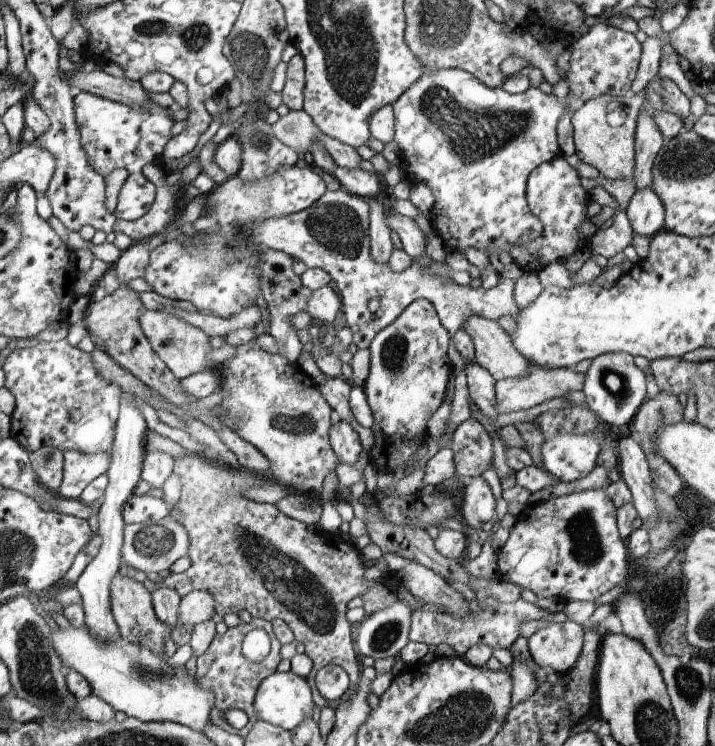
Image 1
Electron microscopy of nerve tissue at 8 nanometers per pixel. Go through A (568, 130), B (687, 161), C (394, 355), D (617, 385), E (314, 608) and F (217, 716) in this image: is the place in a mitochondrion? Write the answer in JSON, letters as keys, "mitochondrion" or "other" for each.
{"A":"other","B":"mitochondrion","C":"mitochondrion","D":"mitochondrion","E":"mitochondrion","F":"other"}

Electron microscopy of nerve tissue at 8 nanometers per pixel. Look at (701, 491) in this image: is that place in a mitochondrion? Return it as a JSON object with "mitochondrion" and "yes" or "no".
{"mitochondrion":"no"}

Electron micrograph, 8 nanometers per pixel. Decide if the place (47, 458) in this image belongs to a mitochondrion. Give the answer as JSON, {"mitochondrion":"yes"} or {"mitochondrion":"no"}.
{"mitochondrion":"yes"}

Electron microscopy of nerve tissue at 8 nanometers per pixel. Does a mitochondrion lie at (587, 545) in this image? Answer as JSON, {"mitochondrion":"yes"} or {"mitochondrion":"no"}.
{"mitochondrion":"yes"}

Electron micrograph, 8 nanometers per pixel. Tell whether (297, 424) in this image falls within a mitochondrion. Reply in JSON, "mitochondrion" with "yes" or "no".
{"mitochondrion":"yes"}

